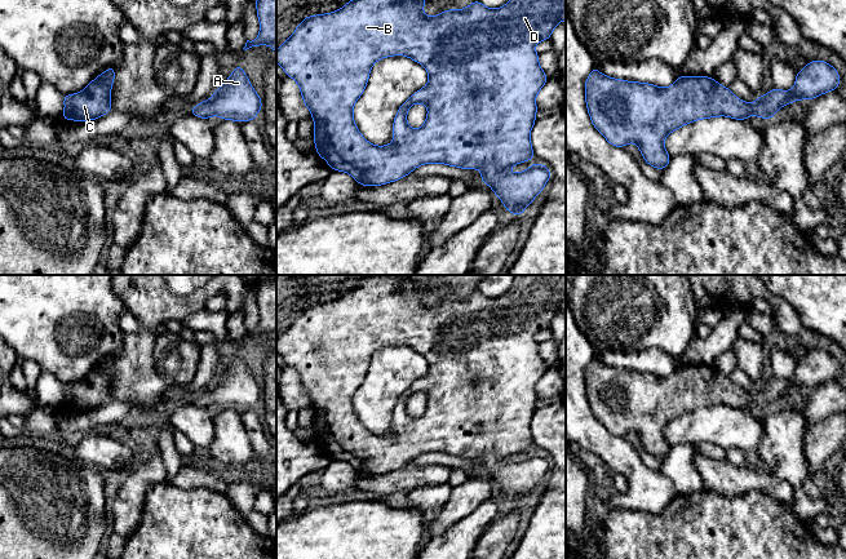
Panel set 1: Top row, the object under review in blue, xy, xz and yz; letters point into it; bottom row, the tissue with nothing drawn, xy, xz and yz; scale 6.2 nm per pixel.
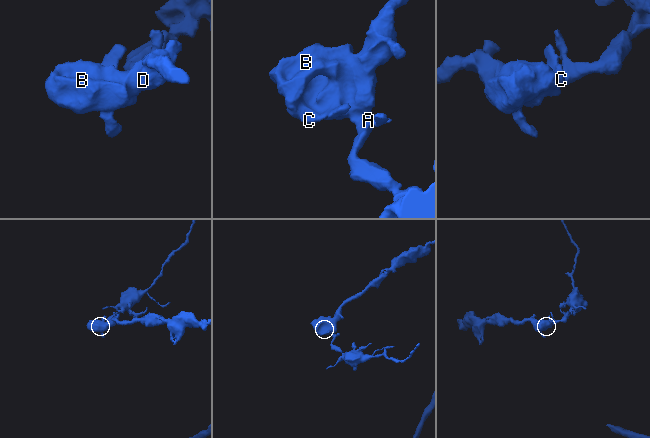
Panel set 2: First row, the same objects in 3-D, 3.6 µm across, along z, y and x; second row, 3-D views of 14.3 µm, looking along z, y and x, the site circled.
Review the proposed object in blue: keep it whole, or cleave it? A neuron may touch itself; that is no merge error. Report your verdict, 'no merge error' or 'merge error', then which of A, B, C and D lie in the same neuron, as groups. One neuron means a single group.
no merge error; A B C D

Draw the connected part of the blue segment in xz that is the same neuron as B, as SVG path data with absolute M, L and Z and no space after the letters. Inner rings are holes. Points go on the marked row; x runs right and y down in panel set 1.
M350 0L336 12L310 17L306 15L305 19L296 26L293 35L276 49L276 62L282 66L283 71L298 84L304 105L311 112L315 124L313 141L315 142L316 154L323 158L333 170L346 172L360 186L382 186L389 182L395 182L408 176L417 167L430 163L447 164L468 170L480 169L480 181L488 185L493 194L500 198L505 210L509 210L514 216L523 214L524 209L544 190L545 183L552 178L550 170L544 164L536 163L521 173L509 172L504 174L502 172L510 169L515 164L533 160L530 134L536 121L536 96L548 81L546 74L539 65L540 54L535 52L535 45L542 40L549 40L555 26L566 21L566 0L509 0L504 6L497 9L490 9L479 0L475 0L465 9L448 9L434 17L426 17L424 14L424 4L426 1L428 0ZM393 56L404 56L422 65L429 74L429 81L398 108L393 121L393 143L376 146L368 142L356 128L354 121L354 103L360 98L367 86L372 66L378 59ZM415 103L424 103L428 107L426 120L420 129L412 129L407 123L407 112Z

